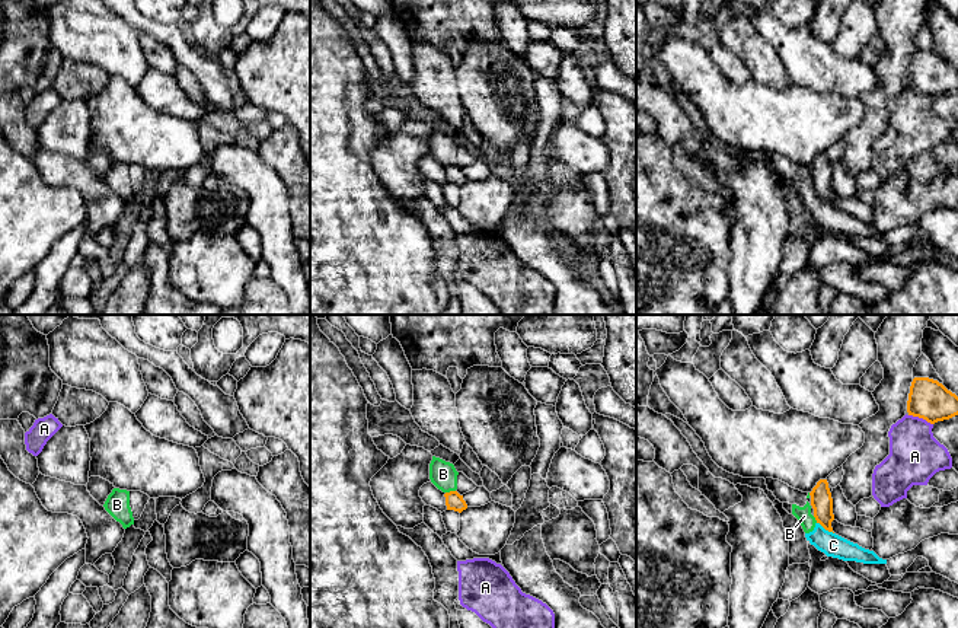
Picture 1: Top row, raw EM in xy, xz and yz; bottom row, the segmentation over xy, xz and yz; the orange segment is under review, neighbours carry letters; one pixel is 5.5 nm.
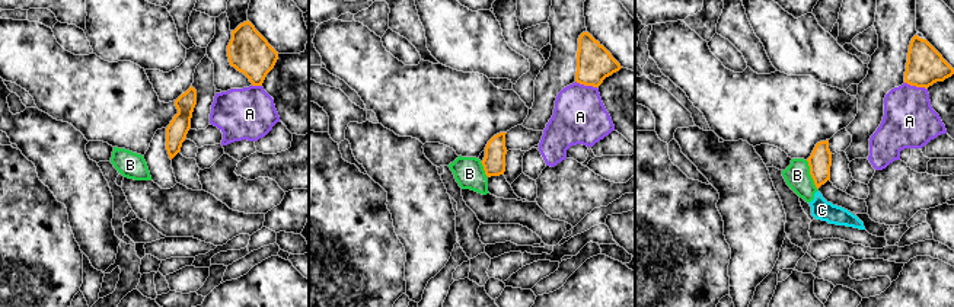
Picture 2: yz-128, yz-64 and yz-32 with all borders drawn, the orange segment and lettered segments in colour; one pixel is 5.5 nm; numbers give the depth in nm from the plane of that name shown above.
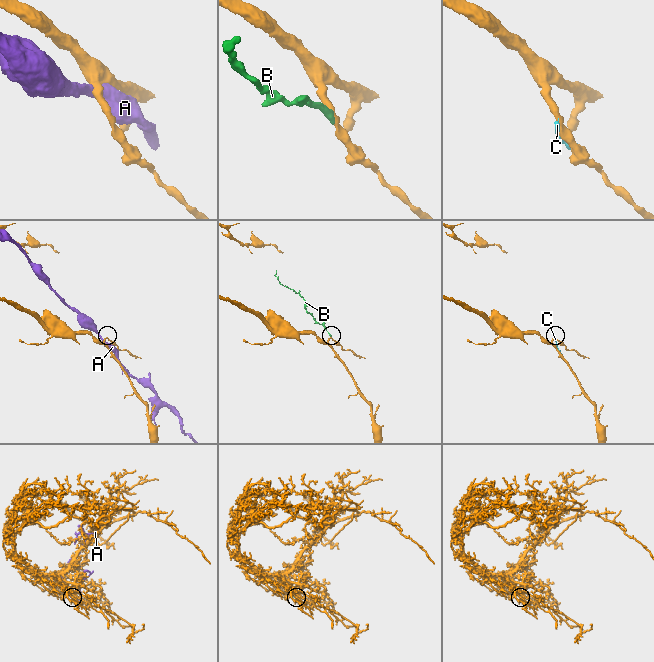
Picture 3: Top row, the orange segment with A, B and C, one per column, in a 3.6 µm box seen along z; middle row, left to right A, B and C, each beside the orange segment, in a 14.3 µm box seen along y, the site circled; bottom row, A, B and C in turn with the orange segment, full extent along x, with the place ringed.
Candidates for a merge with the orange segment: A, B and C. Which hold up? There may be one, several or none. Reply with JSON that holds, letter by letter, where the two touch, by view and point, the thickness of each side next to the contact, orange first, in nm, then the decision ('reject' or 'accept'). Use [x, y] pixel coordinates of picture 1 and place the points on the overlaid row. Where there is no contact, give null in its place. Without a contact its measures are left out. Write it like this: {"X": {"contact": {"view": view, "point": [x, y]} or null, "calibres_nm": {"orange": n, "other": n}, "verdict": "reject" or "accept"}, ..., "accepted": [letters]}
{"A": {"contact": {"view": "yz", "point": [920, 417]}, "calibres_nm": {"orange": 220, "other": 280}, "verdict": "reject"}, "B": {"contact": {"view": "xz", "point": [450, 491]}, "calibres_nm": {"orange": 100, "other": 150}, "verdict": "reject"}, "C": {"contact": {"view": "yz", "point": [826, 529]}, "calibres_nm": {"orange": 120, "other": 130}, "verdict": "reject"}, "accepted": []}

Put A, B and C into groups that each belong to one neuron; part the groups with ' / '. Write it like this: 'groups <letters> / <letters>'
groups A / B C

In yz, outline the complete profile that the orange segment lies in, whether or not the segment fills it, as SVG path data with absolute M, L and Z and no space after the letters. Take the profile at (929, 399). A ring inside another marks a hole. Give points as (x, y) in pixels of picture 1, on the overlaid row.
M914 377L907 401L908 415L930 424L958 415L958 396L929 377Z

